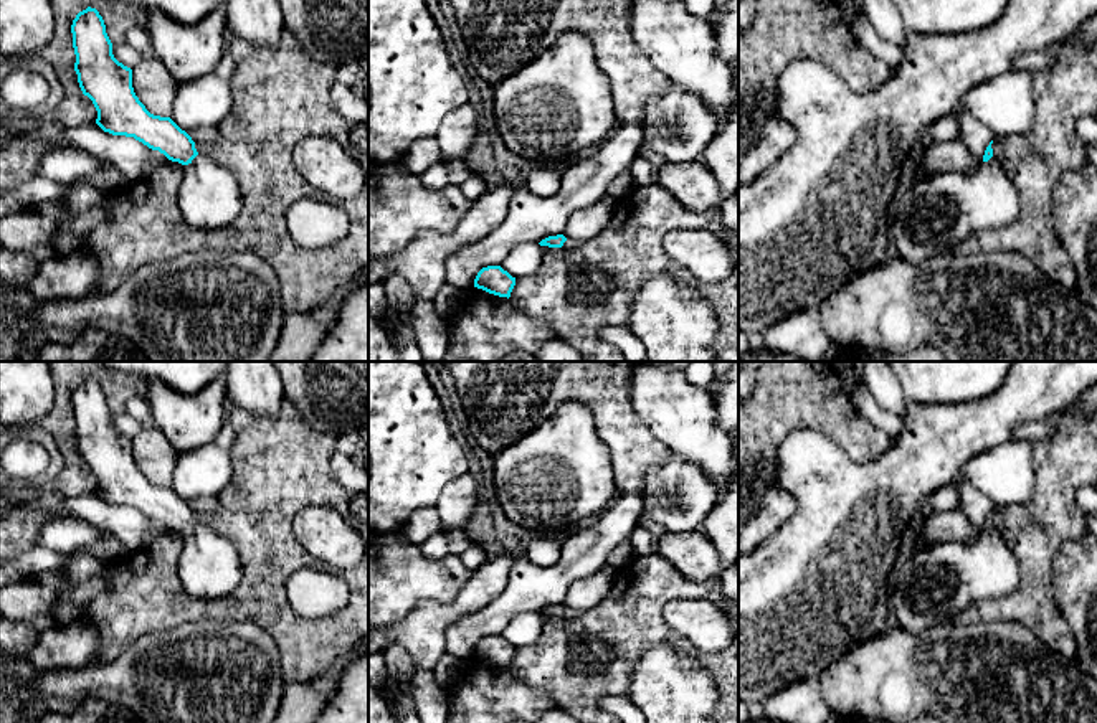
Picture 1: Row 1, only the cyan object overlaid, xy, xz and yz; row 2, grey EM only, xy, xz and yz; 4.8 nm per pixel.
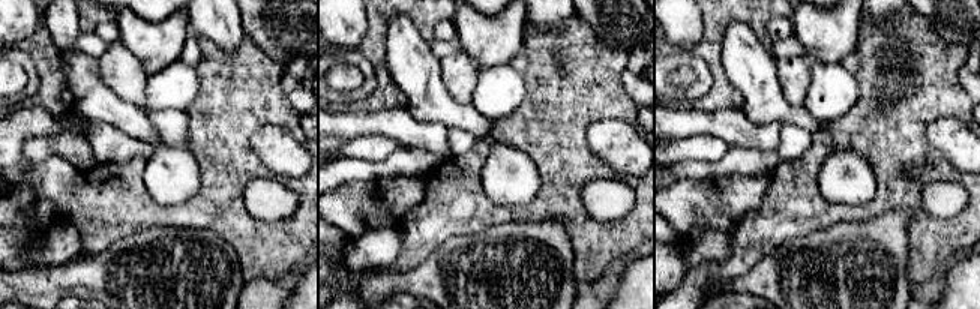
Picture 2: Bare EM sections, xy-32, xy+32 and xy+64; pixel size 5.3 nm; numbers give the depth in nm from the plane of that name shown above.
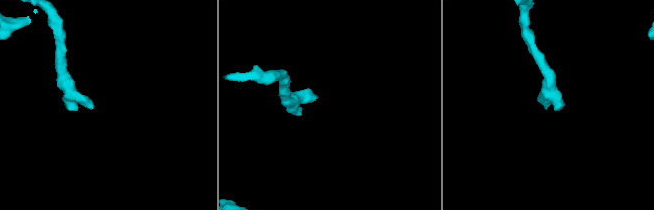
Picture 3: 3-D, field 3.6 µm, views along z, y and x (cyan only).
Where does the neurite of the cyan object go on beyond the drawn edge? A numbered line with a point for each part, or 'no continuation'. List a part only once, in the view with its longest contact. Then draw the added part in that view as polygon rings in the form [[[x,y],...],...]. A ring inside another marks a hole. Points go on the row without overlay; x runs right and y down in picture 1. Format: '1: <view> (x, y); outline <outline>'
1: xy (208, 568); outline [[[197,525],[183,535],[178,579],[195,599],[230,596],[241,581],[241,565],[235,546],[211,528]]]

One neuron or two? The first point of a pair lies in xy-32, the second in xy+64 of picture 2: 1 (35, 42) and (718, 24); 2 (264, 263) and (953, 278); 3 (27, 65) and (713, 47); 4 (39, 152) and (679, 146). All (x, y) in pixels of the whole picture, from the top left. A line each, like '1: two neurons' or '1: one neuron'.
1: one neuron
2: two neurons
3: two neurons
4: one neuron

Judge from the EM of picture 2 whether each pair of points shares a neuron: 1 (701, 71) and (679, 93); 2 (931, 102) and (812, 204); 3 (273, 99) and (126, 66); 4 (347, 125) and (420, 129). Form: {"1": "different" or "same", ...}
{"1": "same", "2": "same", "3": "different", "4": "same"}

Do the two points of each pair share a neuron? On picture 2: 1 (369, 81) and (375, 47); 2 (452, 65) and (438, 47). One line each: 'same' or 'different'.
1: different
2: different

